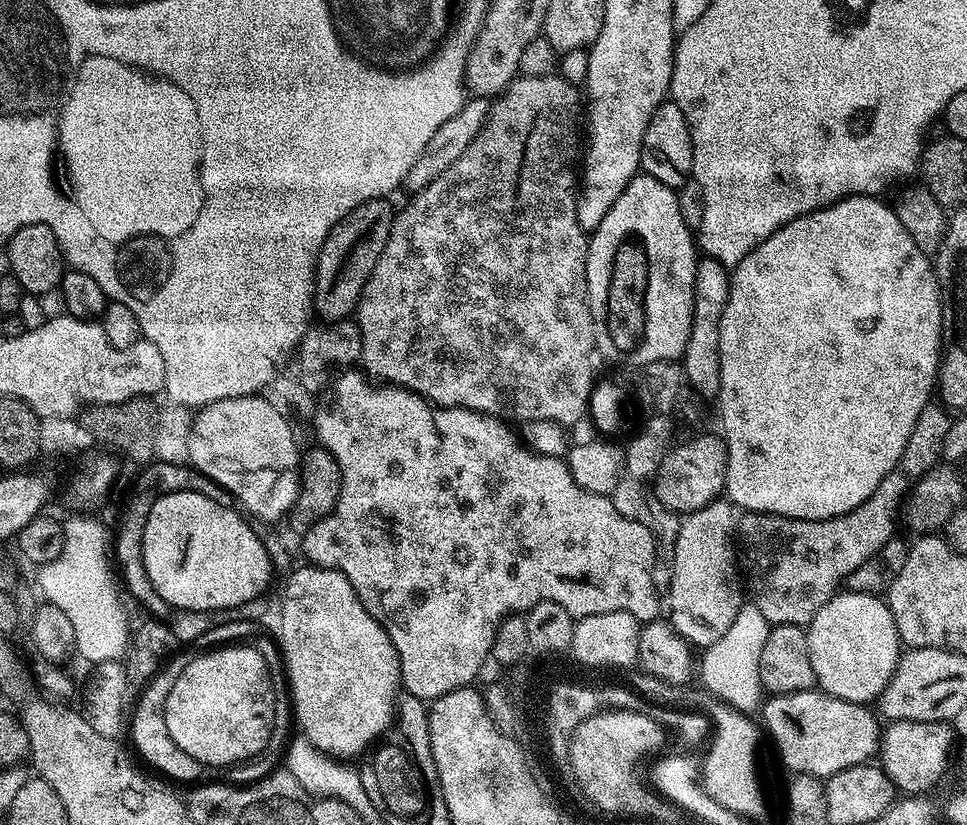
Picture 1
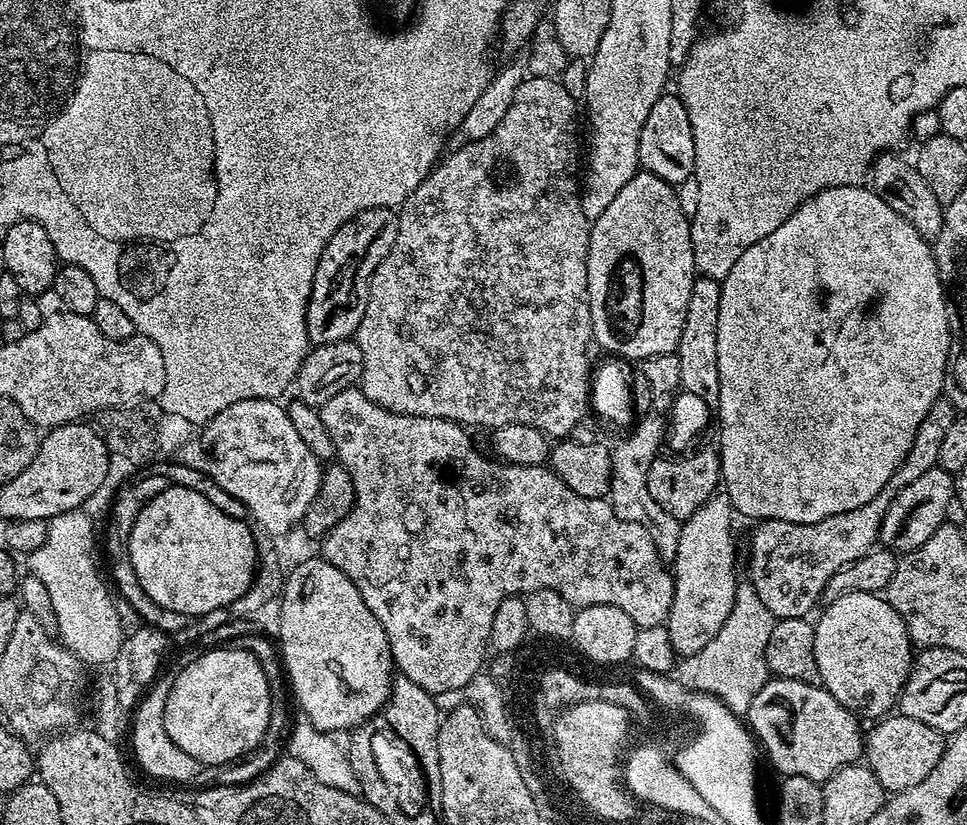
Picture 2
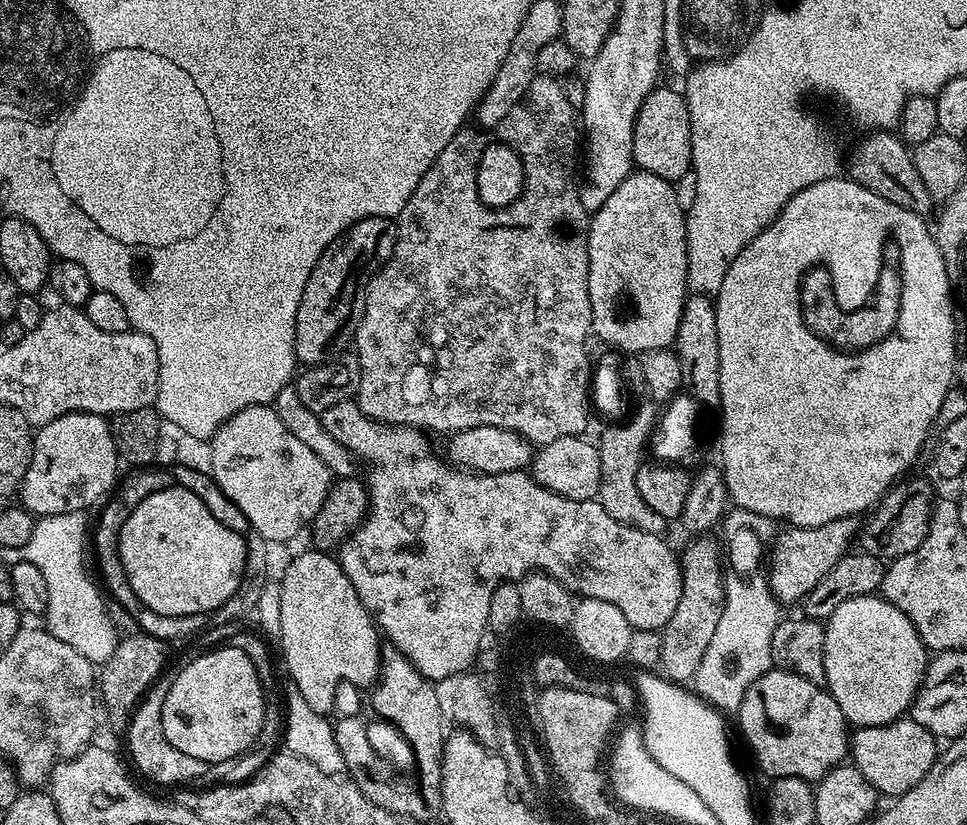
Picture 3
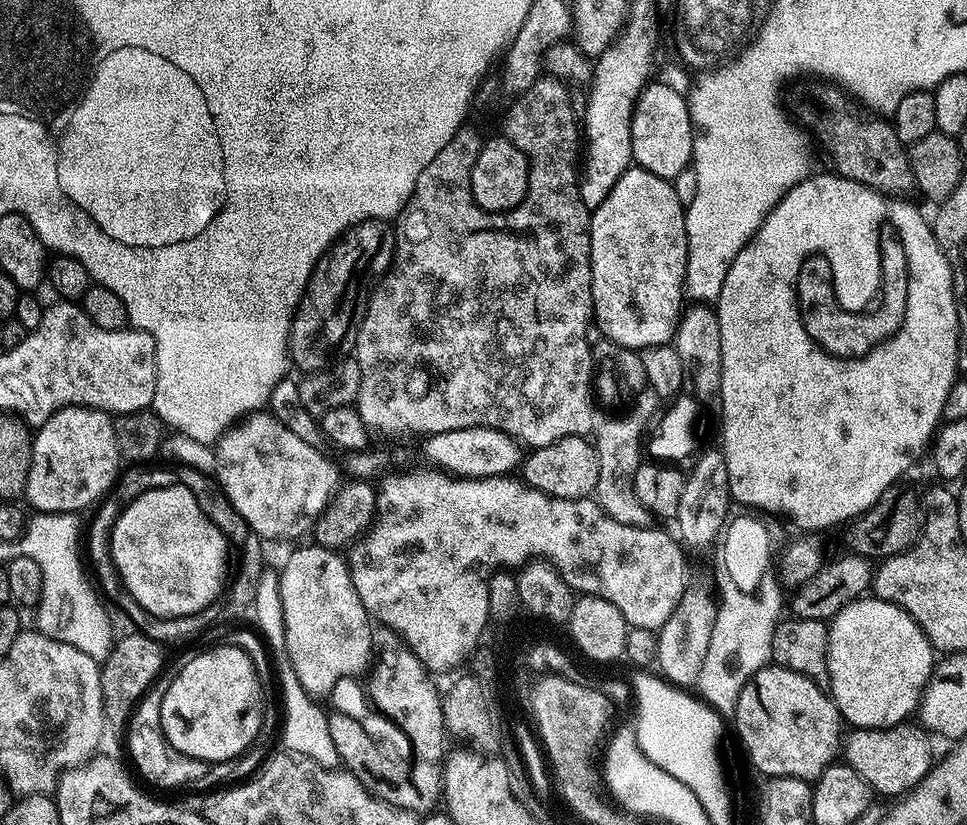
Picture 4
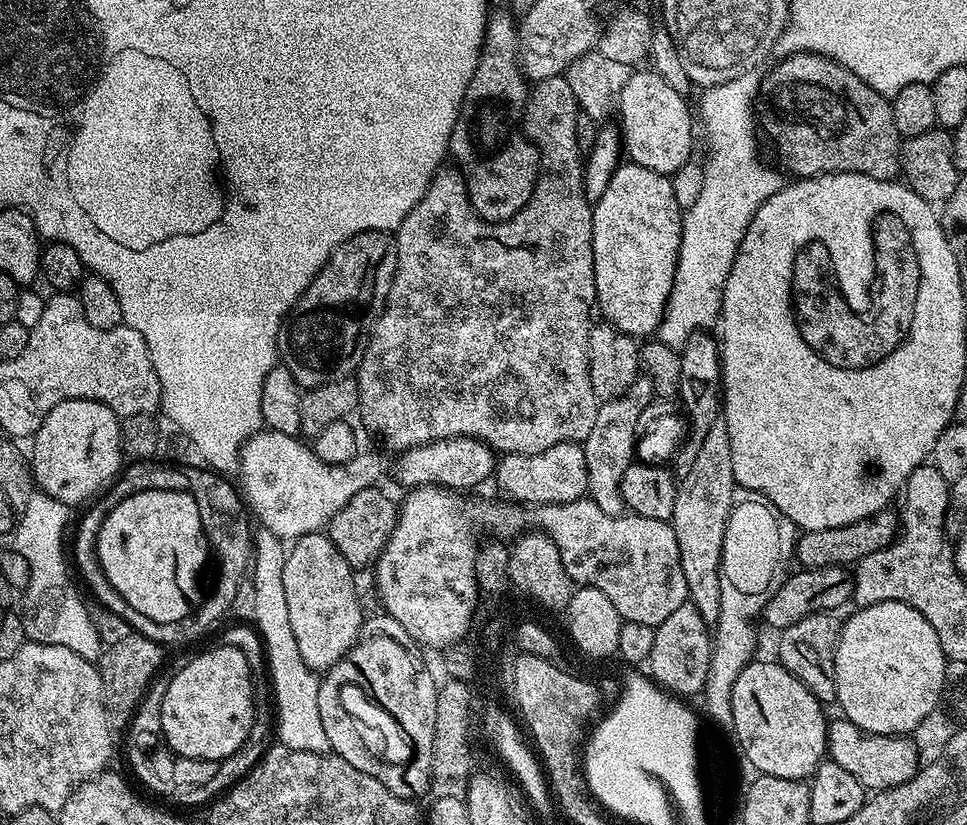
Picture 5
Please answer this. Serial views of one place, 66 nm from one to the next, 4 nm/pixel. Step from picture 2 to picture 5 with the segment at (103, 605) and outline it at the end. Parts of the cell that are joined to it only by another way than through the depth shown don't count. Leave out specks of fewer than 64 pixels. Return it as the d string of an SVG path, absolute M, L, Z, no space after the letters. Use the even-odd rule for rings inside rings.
M36 490L30 502L26 502L26 510L19 513L16 521L14 549L26 558L30 566L29 582L22 589L24 634L29 641L66 646L66 650L74 650L74 654L96 662L102 651L100 632L80 597L81 589L72 585L73 573L69 561L68 564L64 561L64 531L68 528L68 512L69 505Z

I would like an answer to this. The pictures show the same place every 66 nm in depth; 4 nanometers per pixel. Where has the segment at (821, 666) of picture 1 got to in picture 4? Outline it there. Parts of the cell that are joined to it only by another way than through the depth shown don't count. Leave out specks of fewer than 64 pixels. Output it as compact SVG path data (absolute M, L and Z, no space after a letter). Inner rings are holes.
M861 598L855 600L853 604L847 604L845 608L837 615L832 617L828 629L828 688L836 709L839 710L841 717L845 721L849 720L852 728L893 728L896 724L903 724L909 719L908 716L917 711L920 706L920 700L924 697L924 688L927 687L928 681L932 679L933 671L938 663L937 653L934 651L928 635L910 618L906 610L902 610L896 604L891 604L885 600L875 598Z

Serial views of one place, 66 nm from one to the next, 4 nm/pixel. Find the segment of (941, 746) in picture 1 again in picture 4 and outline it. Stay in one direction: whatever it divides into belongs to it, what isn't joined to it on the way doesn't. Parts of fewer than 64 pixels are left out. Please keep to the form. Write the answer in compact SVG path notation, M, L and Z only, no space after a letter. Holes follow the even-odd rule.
M915 723L896 724L893 728L852 728L842 740L842 760L865 780L873 793L903 797L922 782L932 768L932 744L929 733Z

